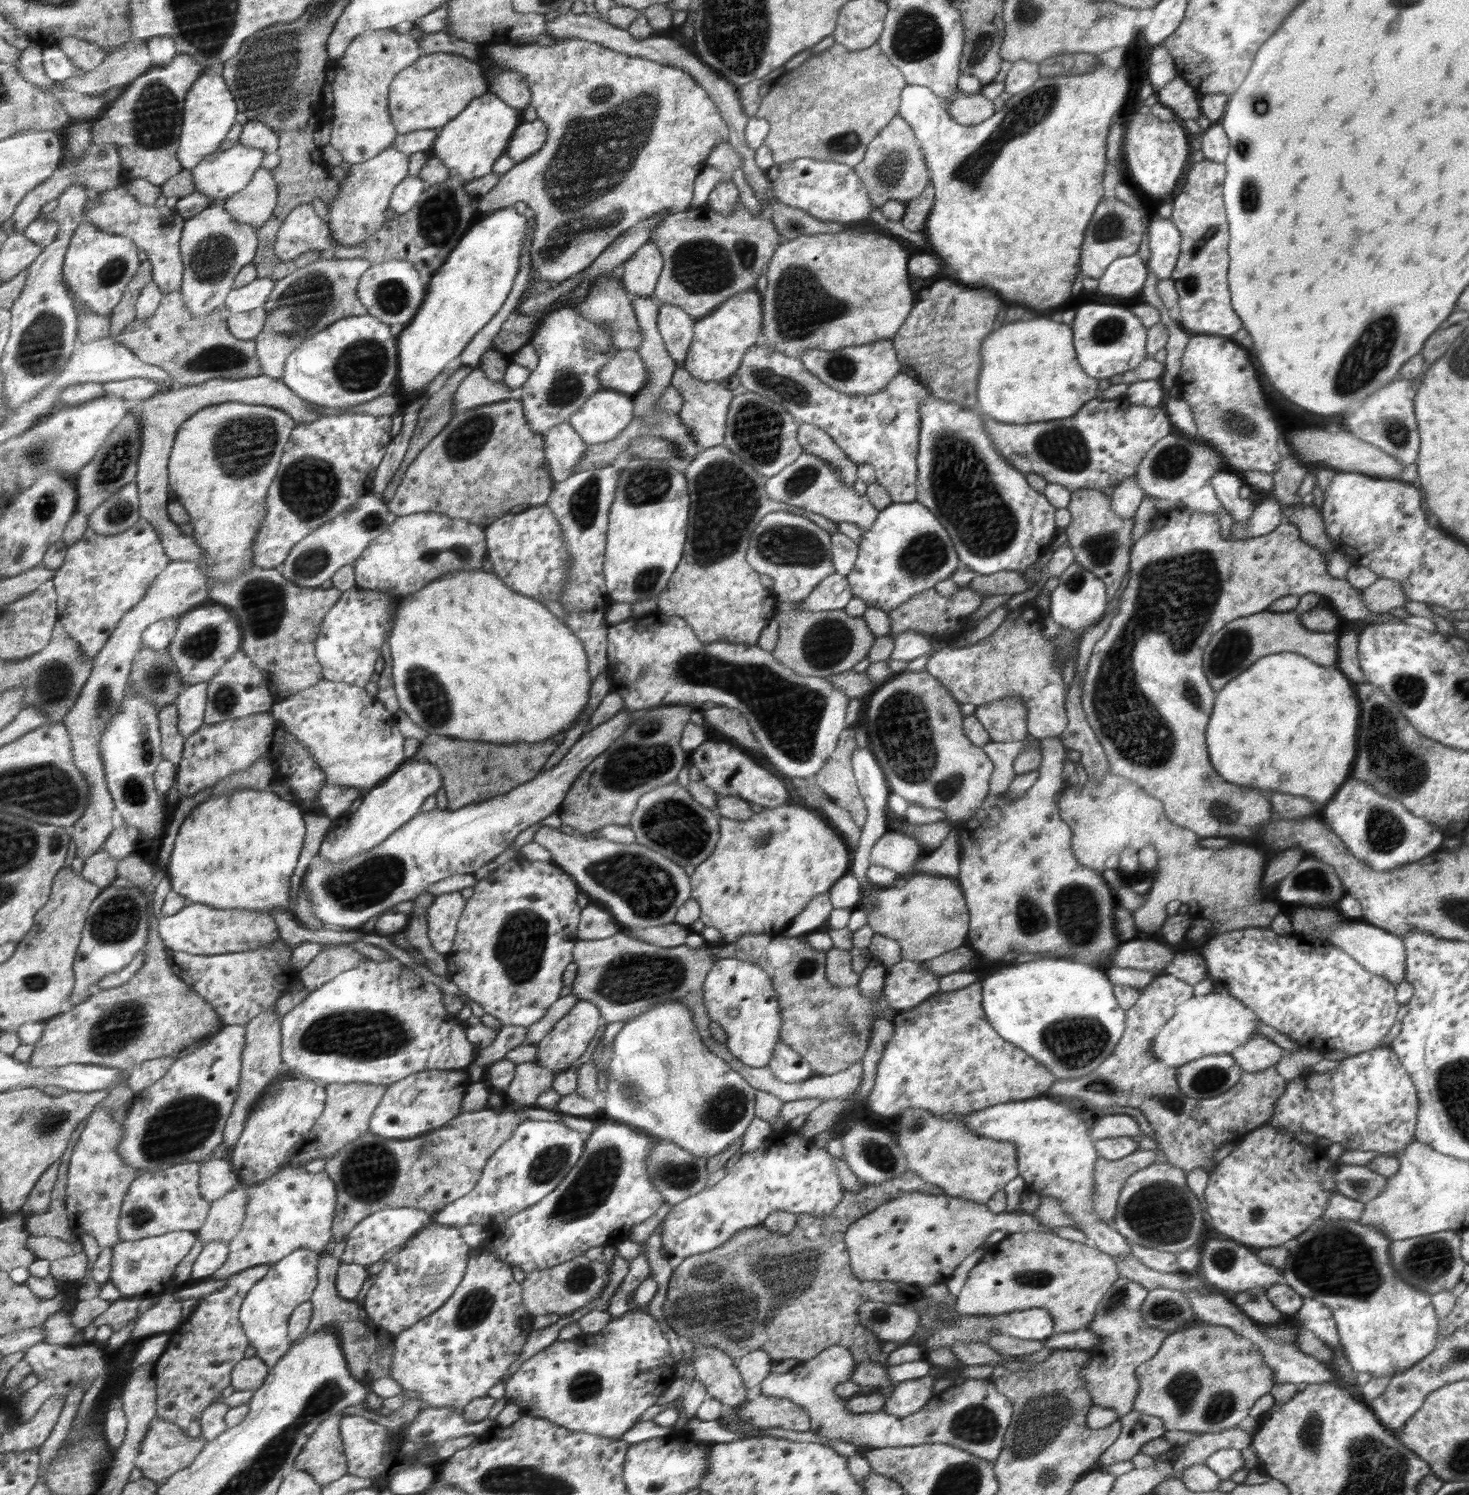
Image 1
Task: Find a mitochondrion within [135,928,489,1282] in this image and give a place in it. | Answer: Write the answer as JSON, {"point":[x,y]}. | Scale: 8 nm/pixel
{"point":[359,1033]}

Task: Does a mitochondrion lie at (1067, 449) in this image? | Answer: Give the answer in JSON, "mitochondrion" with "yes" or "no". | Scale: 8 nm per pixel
{"mitochondrion":"yes"}

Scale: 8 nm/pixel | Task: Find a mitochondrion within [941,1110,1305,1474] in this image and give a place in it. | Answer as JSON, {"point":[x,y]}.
{"point":[1159,1212]}

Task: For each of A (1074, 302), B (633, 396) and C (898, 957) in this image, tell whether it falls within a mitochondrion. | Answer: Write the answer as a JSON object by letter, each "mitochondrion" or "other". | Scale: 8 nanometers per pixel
{"A":"other","B":"other","C":"other"}

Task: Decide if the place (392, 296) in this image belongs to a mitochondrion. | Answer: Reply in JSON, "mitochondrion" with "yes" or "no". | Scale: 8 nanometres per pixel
{"mitochondrion":"yes"}

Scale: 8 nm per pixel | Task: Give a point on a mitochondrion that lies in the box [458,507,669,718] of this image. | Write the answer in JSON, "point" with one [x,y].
{"point":[645,582]}

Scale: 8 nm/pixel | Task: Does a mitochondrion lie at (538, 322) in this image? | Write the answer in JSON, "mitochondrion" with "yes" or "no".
{"mitochondrion":"no"}

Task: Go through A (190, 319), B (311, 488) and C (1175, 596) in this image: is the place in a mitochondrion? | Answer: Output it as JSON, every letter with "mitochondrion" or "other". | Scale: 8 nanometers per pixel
{"A":"other","B":"mitochondrion","C":"mitochondrion"}

